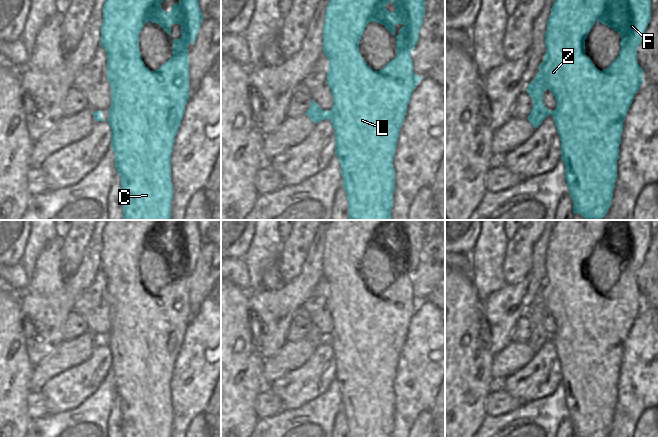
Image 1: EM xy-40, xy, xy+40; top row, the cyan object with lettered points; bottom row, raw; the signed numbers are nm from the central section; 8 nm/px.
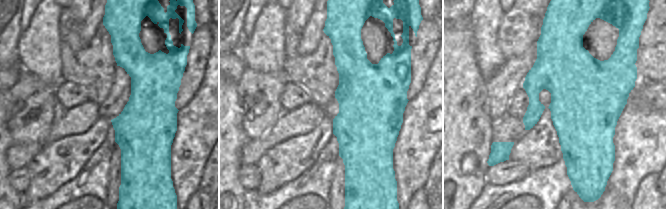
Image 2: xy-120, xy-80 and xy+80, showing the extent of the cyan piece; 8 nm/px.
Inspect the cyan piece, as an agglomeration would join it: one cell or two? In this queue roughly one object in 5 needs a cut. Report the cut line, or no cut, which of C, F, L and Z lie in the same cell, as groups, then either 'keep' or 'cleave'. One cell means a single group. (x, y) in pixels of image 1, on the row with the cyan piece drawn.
no cut; C F L Z; keep

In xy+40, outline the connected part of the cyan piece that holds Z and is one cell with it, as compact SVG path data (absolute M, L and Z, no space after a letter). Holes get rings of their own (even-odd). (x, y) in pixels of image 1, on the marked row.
M556 0L551 8L545 32L545 58L527 88L533 100L533 108L527 119L536 129L548 115L553 116L561 140L561 159L565 164L565 178L573 200L573 213L578 213L587 220L601 220L611 206L617 180L623 122L639 86L643 84L643 69L637 62L637 48L645 36L651 13L651 0ZM596 21L621 34L619 56L602 71L585 54L585 40ZM546 89L555 96L557 106L554 111L543 104Z

